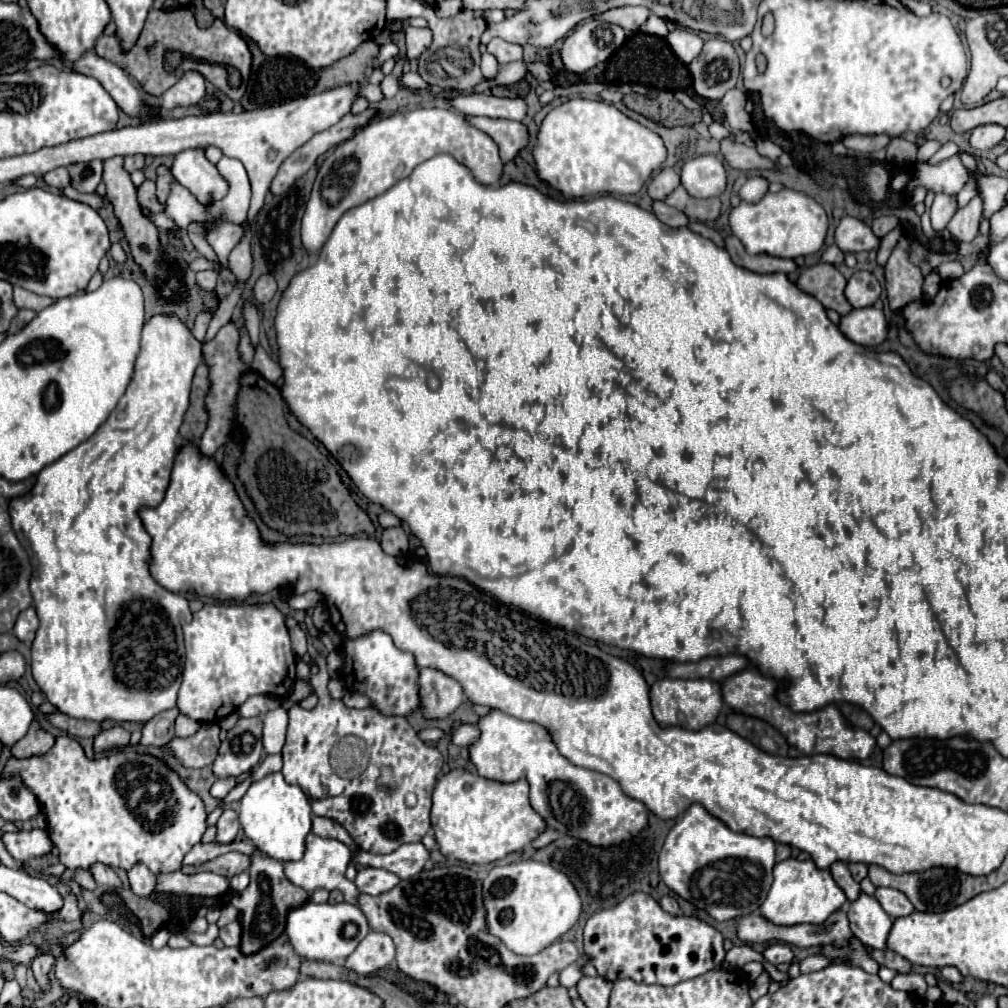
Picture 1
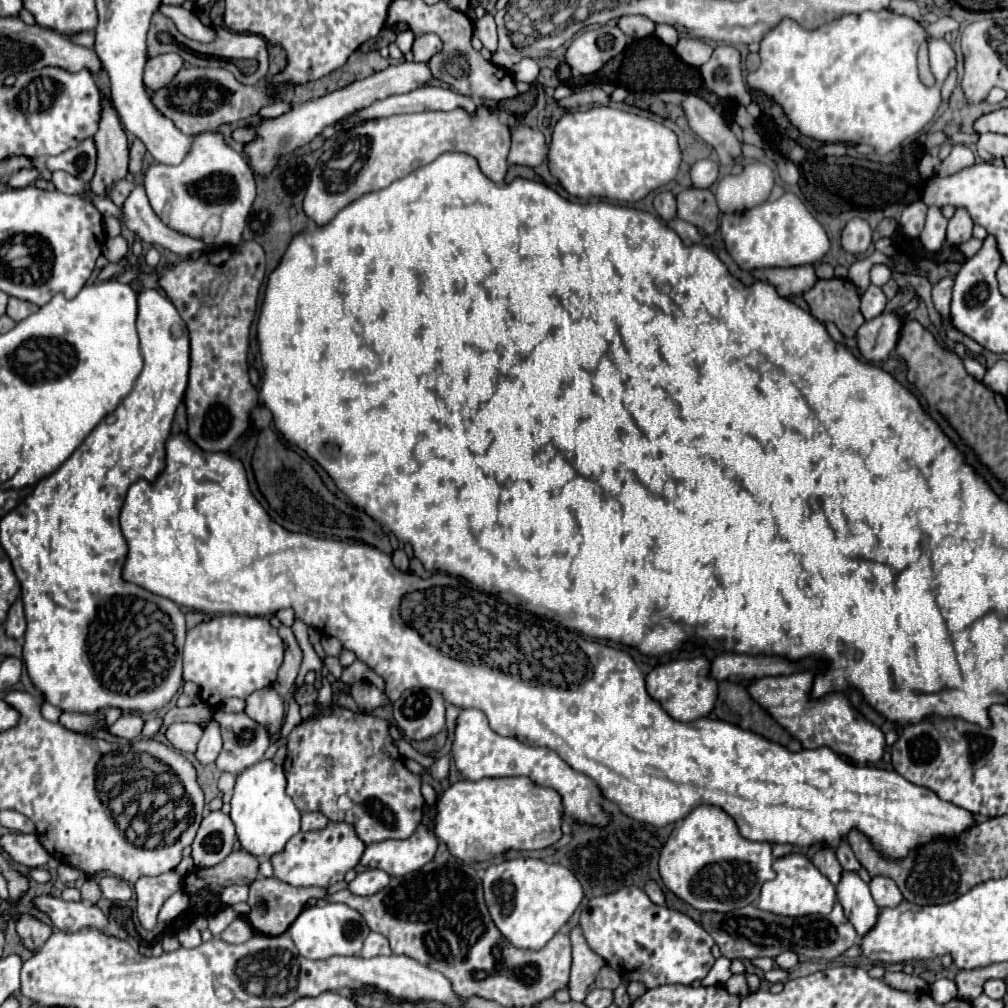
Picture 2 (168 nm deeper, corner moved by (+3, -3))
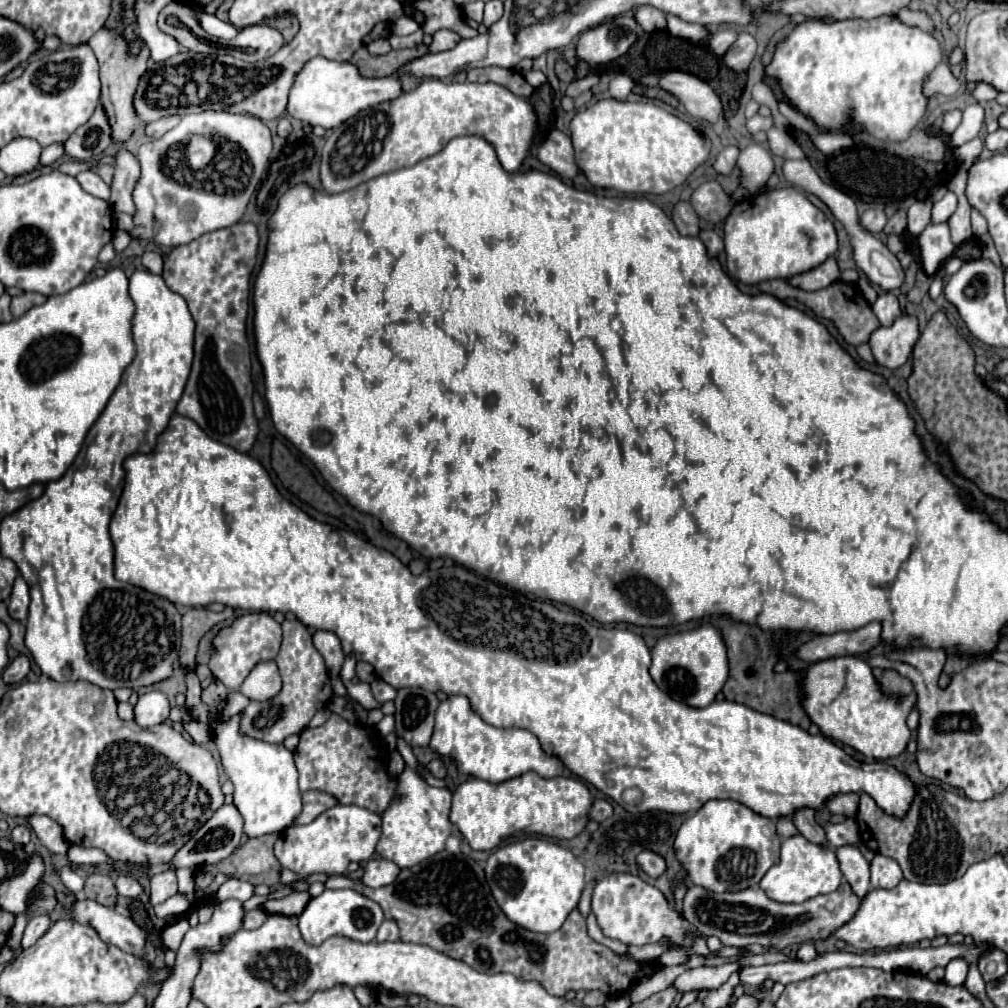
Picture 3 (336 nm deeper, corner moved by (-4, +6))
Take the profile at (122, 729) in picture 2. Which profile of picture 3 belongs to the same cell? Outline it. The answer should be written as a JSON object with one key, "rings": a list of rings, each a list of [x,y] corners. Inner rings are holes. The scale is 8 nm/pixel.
{"rings":[[[159,690],[145,692],[143,696],[139,696],[139,702],[135,704],[135,722],[143,728],[157,726],[169,718],[169,710],[171,704],[163,692]]]}

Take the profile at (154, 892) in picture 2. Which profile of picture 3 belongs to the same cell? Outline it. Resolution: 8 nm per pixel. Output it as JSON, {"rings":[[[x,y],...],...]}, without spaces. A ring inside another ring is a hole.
{"rings":[[[173,870],[155,874],[151,878],[151,904],[161,904],[177,894],[177,876]]]}

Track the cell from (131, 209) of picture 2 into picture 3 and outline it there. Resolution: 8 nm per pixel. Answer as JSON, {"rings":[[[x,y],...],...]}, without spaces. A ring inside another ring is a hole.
{"rings":[[[119,148],[113,154],[113,158],[115,158],[115,174],[113,174],[113,182],[111,182],[109,204],[117,212],[133,214],[135,206],[133,206],[133,200],[131,200],[131,192],[133,192],[133,186],[139,178],[139,172],[141,172],[139,162],[125,148]]]}

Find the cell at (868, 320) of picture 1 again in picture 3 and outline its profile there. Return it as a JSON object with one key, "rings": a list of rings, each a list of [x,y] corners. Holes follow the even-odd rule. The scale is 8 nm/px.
{"rings":[[[903,314],[895,320],[893,326],[877,328],[871,334],[869,346],[879,366],[895,370],[909,360],[917,338],[919,338],[917,318]]]}

